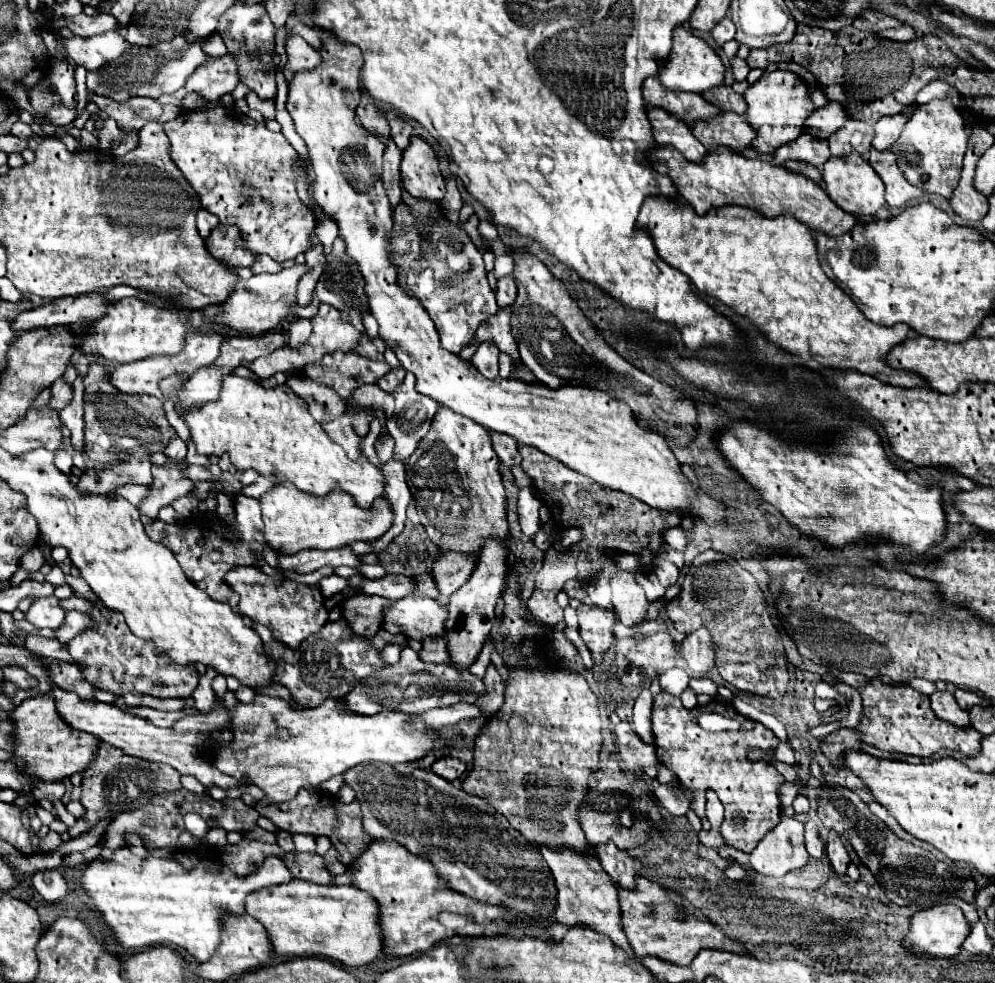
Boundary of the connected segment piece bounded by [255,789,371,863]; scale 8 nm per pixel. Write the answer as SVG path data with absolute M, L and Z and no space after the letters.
M301 789L297 793L295 799L291 801L283 801L283 803L261 803L255 801L255 809L263 815L269 817L273 823L279 825L279 829L289 831L289 833L311 833L311 835L325 835L331 845L339 851L341 863L353 863L359 853L363 853L363 847L367 847L367 841L371 841L371 837L367 837L367 833L361 827L361 809L359 803L353 801L351 805L341 805L337 803L337 799L325 793L311 793Z

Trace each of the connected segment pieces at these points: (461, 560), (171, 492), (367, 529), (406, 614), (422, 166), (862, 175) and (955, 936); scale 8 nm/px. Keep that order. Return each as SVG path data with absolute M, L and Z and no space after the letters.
M441 553L433 561L433 579L443 597L455 593L461 585L467 583L471 571L475 569L477 555L459 555L459 553Z
M175 459L165 467L153 467L153 483L149 485L149 493L143 497L141 505L137 507L141 515L149 519L157 519L161 507L173 503L175 499L187 495L193 489L193 483L181 477L182 467L177 467Z
M289 483L275 485L263 493L259 503L265 523L265 541L275 553L283 555L293 555L301 549L337 549L355 541L373 541L389 529L393 519L387 499L383 499L383 503L375 503L371 511L363 511L355 507L351 495L343 491L335 491L335 495L327 495L327 499L317 499L315 495L303 495L303 491L295 491L295 487Z
M411 593L383 607L381 629L393 635L405 633L409 639L423 641L425 637L443 635L443 619L447 619L447 609L443 605L435 599Z
M413 137L401 159L401 187L427 201L441 201L445 195L445 179L439 171L439 161L431 145L421 137Z
M847 155L847 157L839 157L839 159L829 159L825 163L823 169L823 181L825 181L825 191L827 195L843 209L845 201L845 209L851 215L875 215L883 205L885 205L885 187L883 181L879 179L879 175L875 175L875 169L861 157L861 155Z
M933 905L925 911L919 911L911 917L911 927L905 939L905 947L913 953L929 955L929 957L955 957L961 951L961 943L969 935L971 925L967 923L963 911L955 905Z

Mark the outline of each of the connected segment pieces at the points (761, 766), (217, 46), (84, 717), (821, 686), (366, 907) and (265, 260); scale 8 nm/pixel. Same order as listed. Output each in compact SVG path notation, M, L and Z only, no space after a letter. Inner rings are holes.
M659 693L653 703L653 735L657 747L657 759L661 765L671 769L681 787L691 793L691 809L701 817L703 829L709 829L709 821L705 817L705 793L713 789L719 801L725 807L725 821L719 829L725 843L749 853L753 849L753 841L763 837L765 825L777 825L781 819L781 803L779 803L779 787L783 785L783 775L765 761L749 761L751 749L761 749L767 755L773 755L779 739L765 725L745 719L733 707L697 707L687 711L681 705L679 697L669 693ZM705 711L719 713L723 717L739 721L737 731L721 731L709 733L699 727L697 717Z
M213 33L213 35L211 35L211 39L209 39L203 47L205 47L203 51L205 51L207 55L211 55L211 57L219 57L219 55L227 53L225 43L223 43L223 39L219 39L219 35L217 35L217 33Z
M57 685L51 687L49 695L55 699L57 705L57 713L61 715L61 719L77 729L77 731L85 731L91 733L93 737L111 743L115 747L119 747L121 751L125 751L131 757L139 757L145 761L155 761L155 763L169 763L171 767L175 767L181 775L193 775L197 777L205 787L211 785L219 785L223 789L227 787L237 787L241 783L235 783L235 779L223 775L221 771L215 771L213 763L207 763L207 745L213 743L227 743L227 739L231 739L231 733L227 731L211 731L211 733L175 733L171 729L159 729L153 723L139 719L139 717L131 717L127 715L123 709L109 705L109 703L95 703L95 701L87 701L81 699L77 693L73 691L63 691Z
M820 681L815 687L815 697L821 699L845 700L845 697L837 693L830 683Z
M291 879L281 885L263 887L245 899L245 913L257 919L269 933L271 951L279 957L323 957L345 967L359 967L373 961L381 951L381 931L377 903L367 893L351 885L315 885L301 879Z
M255 255L255 261L253 265L249 267L254 275L262 273L279 273L281 271L281 265L275 263L269 255Z

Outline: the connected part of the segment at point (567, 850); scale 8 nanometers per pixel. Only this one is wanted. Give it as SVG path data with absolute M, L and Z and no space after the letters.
M545 845L539 847L541 855L545 857L549 869L555 875L555 885L557 885L557 913L555 913L555 921L565 923L569 927L575 927L579 923L591 927L593 931L601 931L605 933L615 945L623 947L631 957L635 957L635 953L631 953L631 945L627 943L627 937L623 935L621 923L619 923L619 897L617 897L617 887L613 883L613 879L603 871L601 863L595 859L595 855L579 855L577 851L573 851L571 847L561 847L559 851L553 851Z

